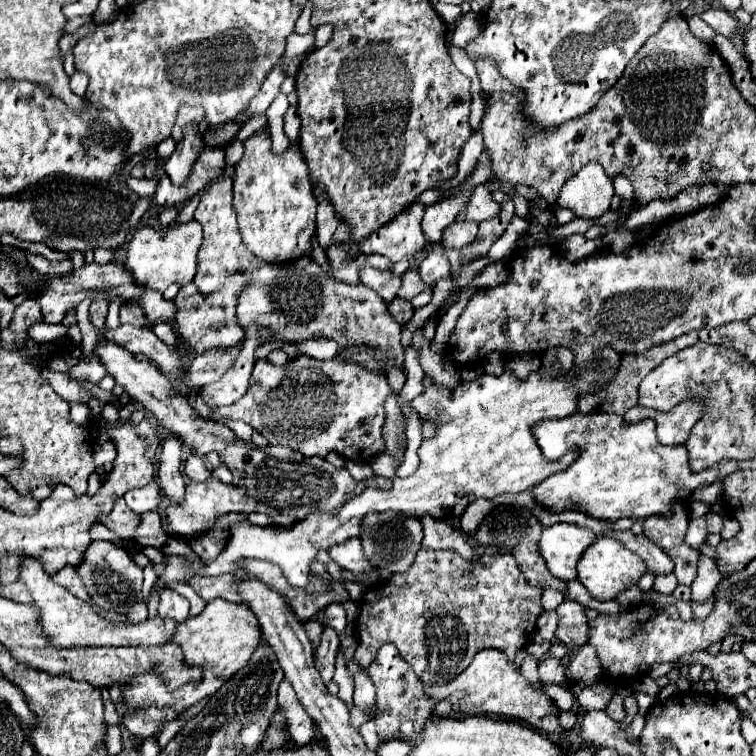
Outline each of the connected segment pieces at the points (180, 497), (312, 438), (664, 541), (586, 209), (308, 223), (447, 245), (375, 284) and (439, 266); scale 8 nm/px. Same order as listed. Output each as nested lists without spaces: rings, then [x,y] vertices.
[[[166,437],[160,447],[160,465],[158,465],[158,481],[164,489],[164,495],[172,503],[184,501],[184,489],[186,481],[180,473],[182,463],[182,443],[174,437]]]
[[[306,355],[296,357],[294,361],[278,367],[270,365],[268,361],[258,361],[252,371],[252,381],[248,393],[228,405],[214,409],[218,417],[226,419],[242,419],[250,427],[254,427],[262,437],[268,439],[270,445],[282,445],[300,451],[306,457],[324,457],[330,451],[350,459],[350,461],[370,461],[374,455],[386,451],[386,443],[382,437],[382,427],[386,421],[384,401],[390,395],[390,385],[386,375],[372,373],[360,365],[346,365],[340,361],[318,361]]]
[[[674,503],[672,515],[662,519],[648,517],[644,521],[644,533],[650,541],[664,549],[664,553],[678,565],[678,583],[690,585],[696,579],[696,565],[700,551],[684,541],[688,525],[688,509],[684,503]]]
[[[588,163],[576,177],[572,177],[560,197],[558,205],[568,207],[576,217],[598,219],[610,211],[610,201],[614,197],[612,179],[604,173],[600,163]]]
[[[268,129],[246,139],[244,157],[236,165],[234,175],[234,205],[242,241],[258,259],[268,263],[288,263],[300,257],[312,259],[318,203],[312,195],[308,165],[298,145],[290,145],[286,153],[274,155]]]
[[[454,221],[452,225],[448,225],[442,233],[442,241],[440,245],[444,249],[462,249],[464,245],[472,243],[476,239],[478,233],[478,225],[470,223],[470,221]]]
[[[364,265],[364,267],[360,267],[358,275],[360,275],[360,283],[370,289],[376,289],[376,293],[380,293],[380,297],[384,297],[386,303],[398,295],[402,279],[398,275],[394,275],[392,271],[380,271],[370,265]]]
[[[430,253],[420,265],[420,277],[428,287],[434,287],[438,279],[450,277],[450,261],[438,253]]]

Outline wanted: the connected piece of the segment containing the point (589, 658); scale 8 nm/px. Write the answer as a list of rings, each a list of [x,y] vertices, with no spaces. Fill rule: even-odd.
[[[584,645],[582,651],[578,651],[570,659],[570,665],[566,667],[566,675],[578,687],[594,685],[598,681],[598,677],[602,675],[602,667],[600,667],[596,649],[592,645]]]

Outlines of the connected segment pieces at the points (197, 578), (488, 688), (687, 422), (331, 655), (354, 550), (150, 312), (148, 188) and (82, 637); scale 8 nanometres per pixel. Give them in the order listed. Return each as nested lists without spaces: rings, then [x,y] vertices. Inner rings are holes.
[[[228,573],[228,575],[218,575],[218,577],[206,577],[206,575],[192,575],[188,579],[188,585],[204,599],[204,601],[212,601],[216,597],[222,597],[226,601],[232,603],[242,603],[240,595],[236,593],[236,579]]]
[[[482,649],[480,653],[476,653],[472,665],[460,673],[454,681],[446,683],[446,685],[428,685],[424,683],[424,689],[430,697],[434,699],[446,699],[456,691],[466,691],[468,697],[462,699],[462,715],[502,715],[506,719],[514,719],[514,721],[524,721],[530,727],[536,727],[544,733],[564,733],[564,727],[560,727],[558,723],[558,707],[556,703],[548,697],[548,693],[544,691],[542,685],[532,685],[528,679],[524,679],[524,675],[520,673],[520,669],[508,661],[508,657],[504,657],[504,653],[496,651],[496,649]]]
[[[684,401],[684,403],[676,405],[674,409],[670,409],[668,413],[660,413],[660,411],[636,405],[624,415],[624,419],[640,421],[644,417],[652,417],[656,421],[658,441],[664,443],[664,445],[680,445],[688,439],[692,427],[700,419],[700,413],[702,413],[700,403]]]
[[[324,627],[320,647],[316,649],[316,669],[320,671],[325,684],[330,683],[334,677],[334,659],[338,649],[340,649],[340,641],[336,631],[332,627]]]
[[[352,537],[340,545],[334,545],[328,551],[330,559],[336,561],[342,569],[348,569],[352,573],[370,573],[374,571],[374,567],[368,563],[368,559],[364,557],[362,551],[362,543],[358,537]]]
[[[148,289],[138,303],[144,307],[144,313],[152,323],[172,323],[176,317],[176,303],[166,301],[160,291]]]
[[[160,171],[158,177],[154,177],[154,179],[134,179],[134,177],[130,177],[130,179],[128,179],[128,185],[130,185],[140,197],[146,197],[146,195],[152,195],[152,193],[156,191],[156,183],[160,181],[162,175],[164,175],[164,171]]]
[[[26,559],[22,563],[22,573],[20,573],[18,581],[28,585],[28,591],[34,597],[34,605],[42,609],[44,637],[48,637],[48,641],[54,647],[102,647],[102,645],[150,647],[150,645],[168,643],[176,633],[178,623],[174,619],[152,617],[152,619],[146,619],[146,621],[140,621],[140,623],[126,623],[126,621],[112,623],[112,621],[104,619],[88,603],[74,597],[66,587],[54,583],[36,559]]]

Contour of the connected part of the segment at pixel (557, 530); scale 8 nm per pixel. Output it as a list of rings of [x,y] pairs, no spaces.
[[[556,523],[552,527],[544,527],[540,539],[540,553],[546,559],[550,573],[562,581],[576,579],[576,563],[580,555],[596,543],[596,535],[590,529]]]

